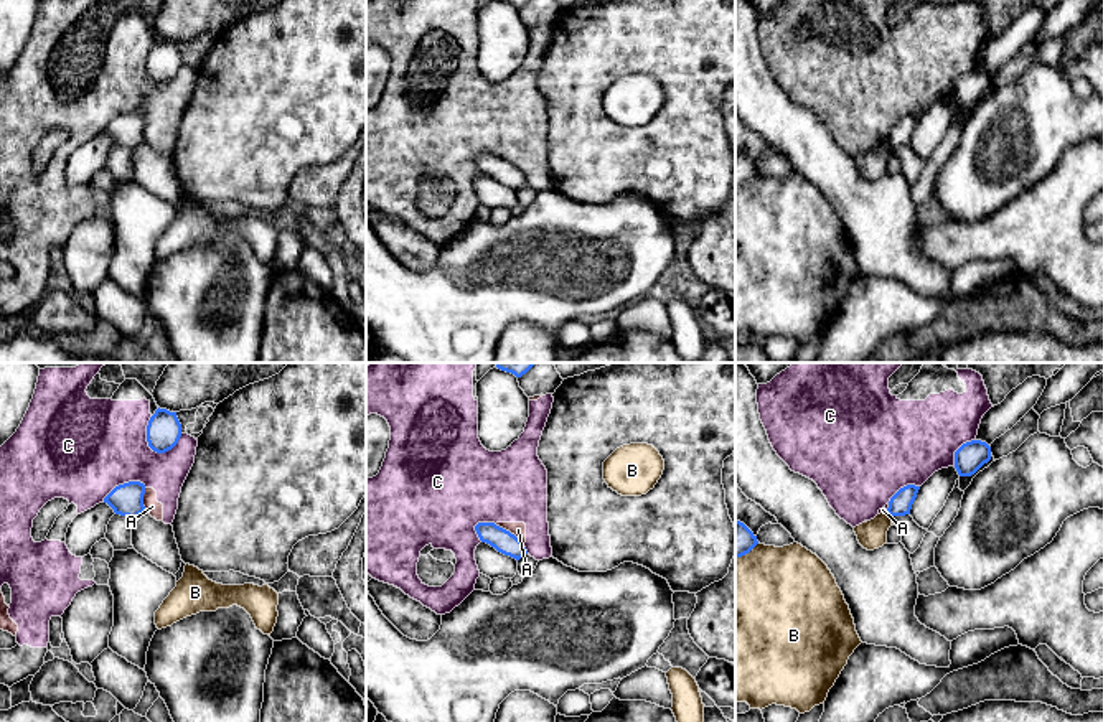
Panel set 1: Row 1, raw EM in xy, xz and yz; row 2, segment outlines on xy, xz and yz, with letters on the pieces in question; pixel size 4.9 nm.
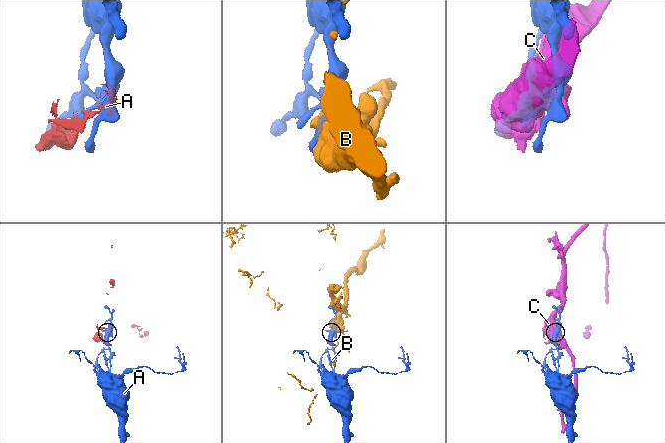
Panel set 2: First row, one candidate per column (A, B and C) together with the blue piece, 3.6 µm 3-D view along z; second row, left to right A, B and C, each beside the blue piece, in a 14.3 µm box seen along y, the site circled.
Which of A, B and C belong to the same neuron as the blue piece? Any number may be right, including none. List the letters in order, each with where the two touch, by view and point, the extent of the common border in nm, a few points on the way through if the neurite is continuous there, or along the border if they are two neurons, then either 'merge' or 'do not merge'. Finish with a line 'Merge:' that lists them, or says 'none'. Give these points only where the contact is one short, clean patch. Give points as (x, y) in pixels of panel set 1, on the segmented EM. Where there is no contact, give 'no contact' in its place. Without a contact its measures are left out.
A: contact xz (508, 531); length 170 nm; do not merge
B: contact yz (889, 513); length 50 nm; do not merge
C: contact xy (147, 439); length 200 nm; do not merge
Merge: none

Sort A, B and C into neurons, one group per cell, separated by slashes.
A C / B

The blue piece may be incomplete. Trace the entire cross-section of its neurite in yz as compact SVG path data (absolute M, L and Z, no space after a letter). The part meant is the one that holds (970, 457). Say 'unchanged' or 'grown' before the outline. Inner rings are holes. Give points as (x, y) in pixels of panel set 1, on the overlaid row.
unchanged | M981 440L966 442L955 452L955 468L960 476L974 475L989 460L991 447Z

